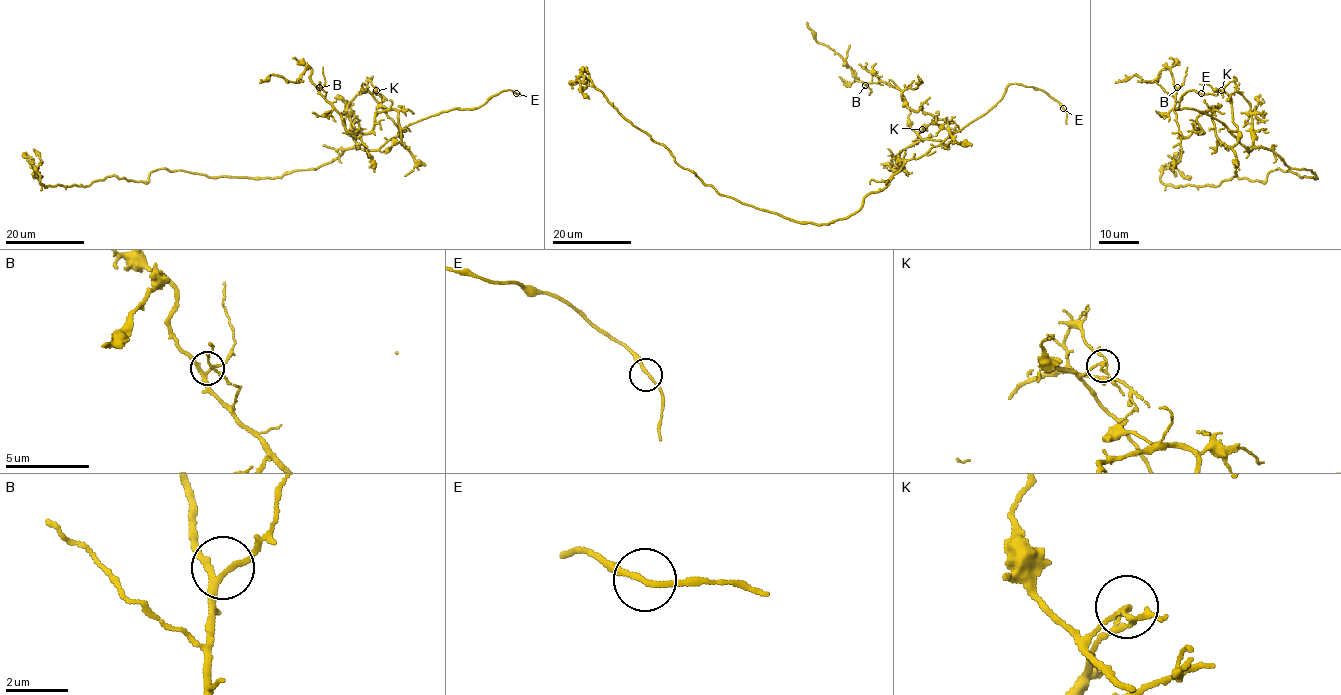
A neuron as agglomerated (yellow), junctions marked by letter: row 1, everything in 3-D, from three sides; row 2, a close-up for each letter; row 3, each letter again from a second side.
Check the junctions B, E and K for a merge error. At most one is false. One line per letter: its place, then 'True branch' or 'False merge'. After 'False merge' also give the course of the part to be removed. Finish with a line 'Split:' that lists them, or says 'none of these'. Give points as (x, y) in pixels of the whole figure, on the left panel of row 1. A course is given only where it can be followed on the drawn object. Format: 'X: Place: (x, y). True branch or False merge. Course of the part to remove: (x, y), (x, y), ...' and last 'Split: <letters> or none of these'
B: Place: (319, 87). True branch
E: Place: (516, 93). True branch
K: Place: (376, 90). False merge. Course of the part to remove: (376, 90), (348, 104), (357, 147), (317, 168), (45, 186), (31, 165), (42, 176)
Split: K

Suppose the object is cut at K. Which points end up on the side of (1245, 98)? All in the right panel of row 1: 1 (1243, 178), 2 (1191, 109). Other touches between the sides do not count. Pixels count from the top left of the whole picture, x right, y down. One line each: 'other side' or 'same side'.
1: same side
2: same side

